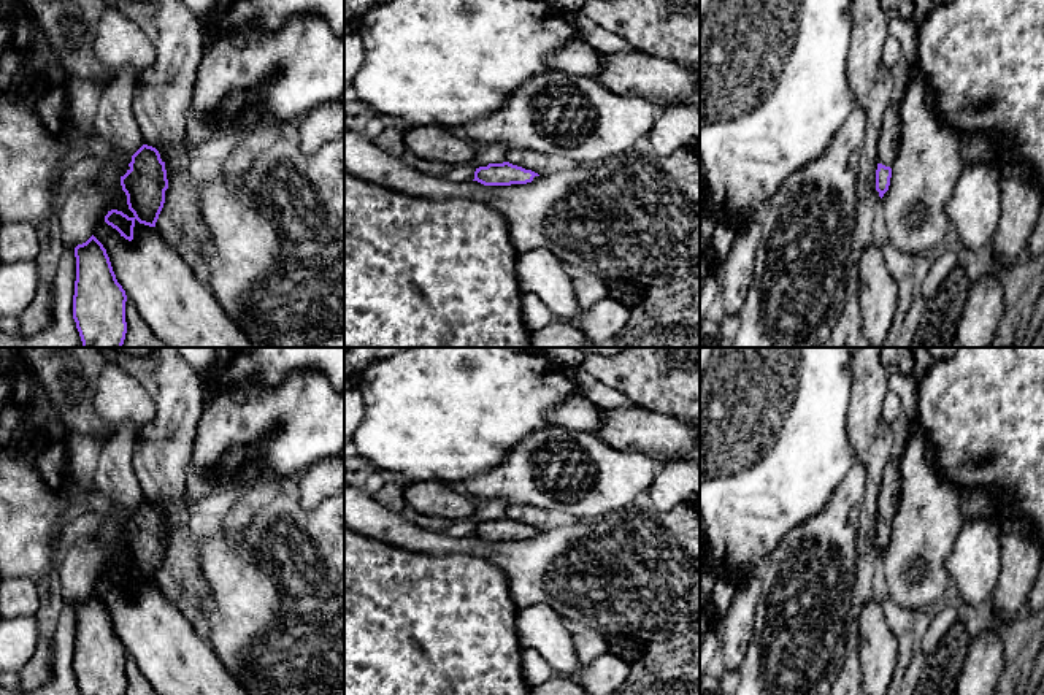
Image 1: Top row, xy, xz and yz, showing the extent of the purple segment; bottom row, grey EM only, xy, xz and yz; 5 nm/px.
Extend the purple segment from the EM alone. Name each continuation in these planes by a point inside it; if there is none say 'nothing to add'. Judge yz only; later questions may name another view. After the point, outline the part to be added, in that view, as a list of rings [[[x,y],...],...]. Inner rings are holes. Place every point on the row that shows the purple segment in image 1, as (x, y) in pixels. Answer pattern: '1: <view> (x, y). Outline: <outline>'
1: yz (890, 130). Outline: [[[890,102],[890,106],[884,113],[884,122],[881,125],[881,138],[877,141],[877,163],[893,167],[896,154],[900,151],[901,138],[901,116],[900,103]]]

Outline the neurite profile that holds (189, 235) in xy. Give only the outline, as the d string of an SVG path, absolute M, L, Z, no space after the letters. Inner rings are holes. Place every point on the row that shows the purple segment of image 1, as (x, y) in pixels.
M181 0L106 2L136 24L155 49L154 62L140 71L133 95L133 116L144 144L155 148L165 163L168 189L159 217L171 222L173 235L168 241L182 260L203 278L206 275L203 249L209 240L209 232L198 213L198 182L190 175L186 127L203 56L206 24Z

